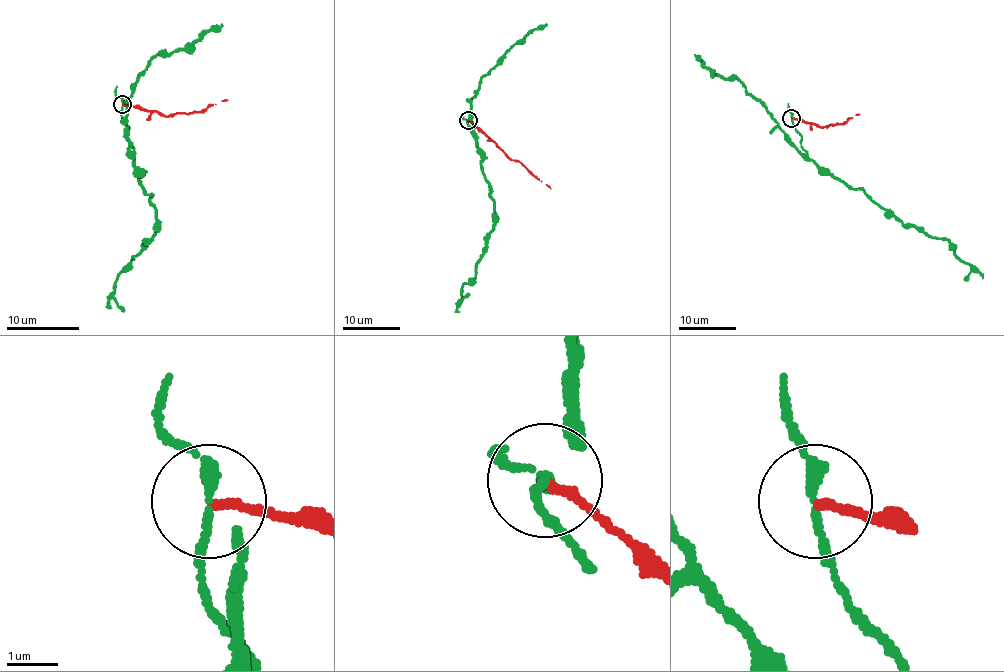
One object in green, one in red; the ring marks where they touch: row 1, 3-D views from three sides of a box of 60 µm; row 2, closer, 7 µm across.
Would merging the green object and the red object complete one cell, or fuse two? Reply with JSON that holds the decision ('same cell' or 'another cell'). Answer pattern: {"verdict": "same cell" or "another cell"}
{"verdict": "another cell"}

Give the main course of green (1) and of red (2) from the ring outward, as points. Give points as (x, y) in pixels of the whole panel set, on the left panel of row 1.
1: (123, 105), (121, 117), (139, 182), (155, 208), (155, 233), (115, 280), (108, 302), (112, 307)
2: (123, 105), (173, 115), (204, 112), (211, 105), (228, 99)

